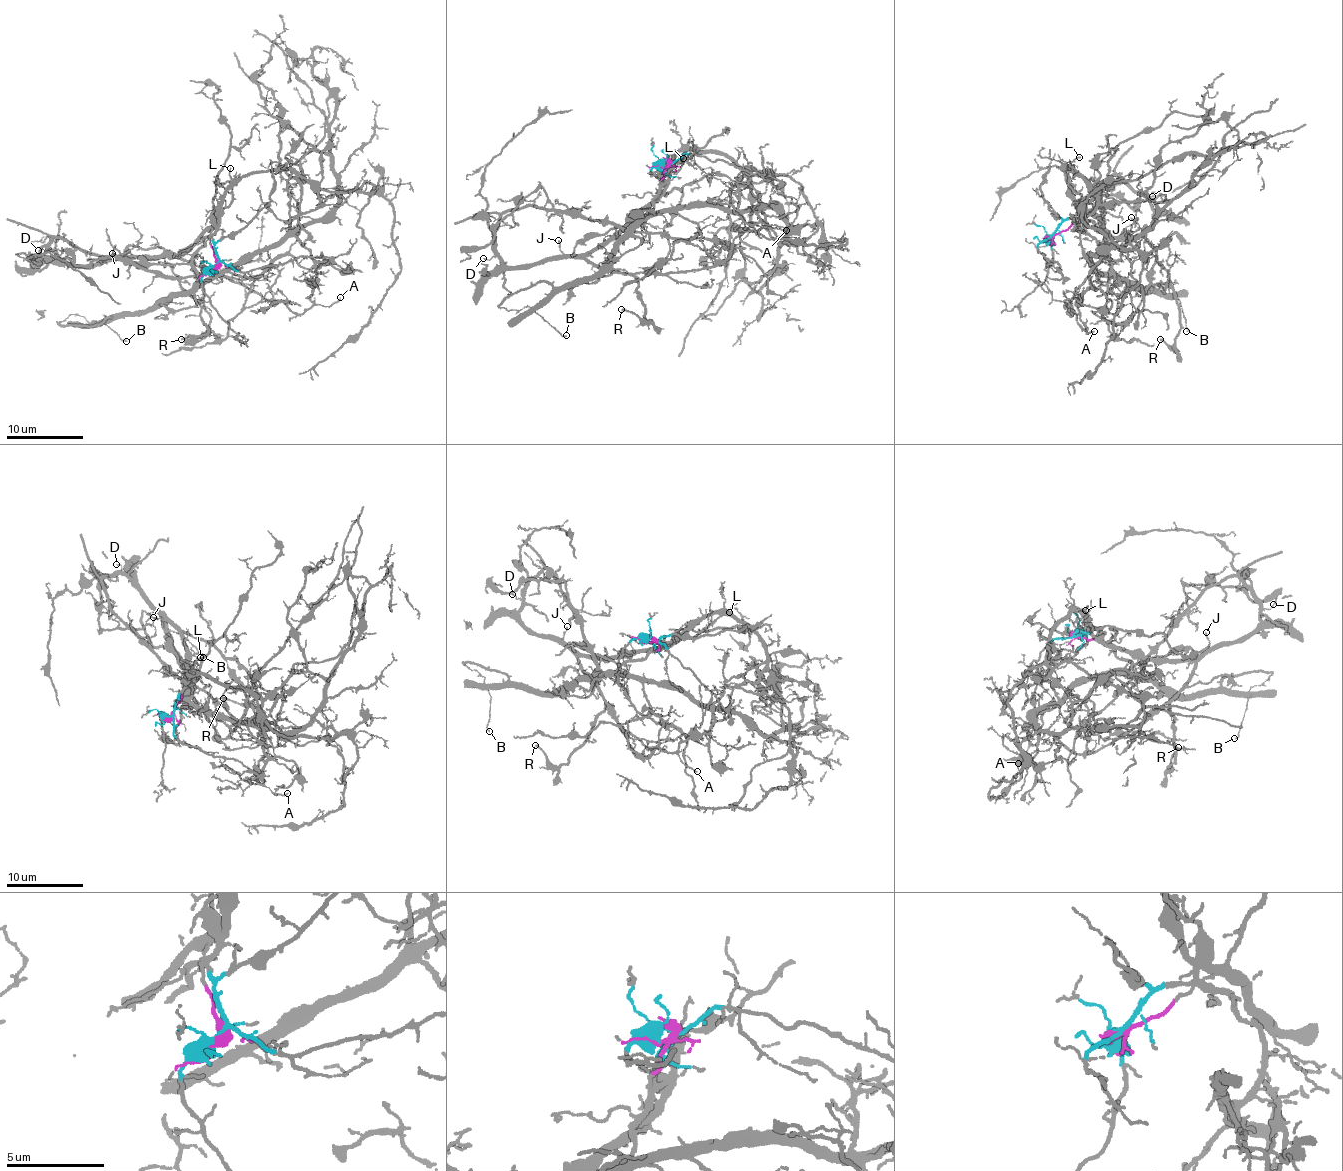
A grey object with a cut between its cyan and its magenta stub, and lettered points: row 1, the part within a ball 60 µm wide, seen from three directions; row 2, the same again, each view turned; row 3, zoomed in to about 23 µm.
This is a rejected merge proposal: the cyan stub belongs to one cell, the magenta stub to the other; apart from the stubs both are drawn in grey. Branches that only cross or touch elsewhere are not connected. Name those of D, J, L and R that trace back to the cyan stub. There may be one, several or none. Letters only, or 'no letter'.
L

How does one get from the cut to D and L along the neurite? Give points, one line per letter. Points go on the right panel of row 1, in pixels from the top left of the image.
D: (1049, 237), (1090, 214), (1114, 236), (1140, 235), (1153, 220), (1152, 195)
L: (1049, 237), (1065, 219), (1074, 219), (1080, 213), (1082, 196), (1068, 183), (1068, 165), (1079, 156)

